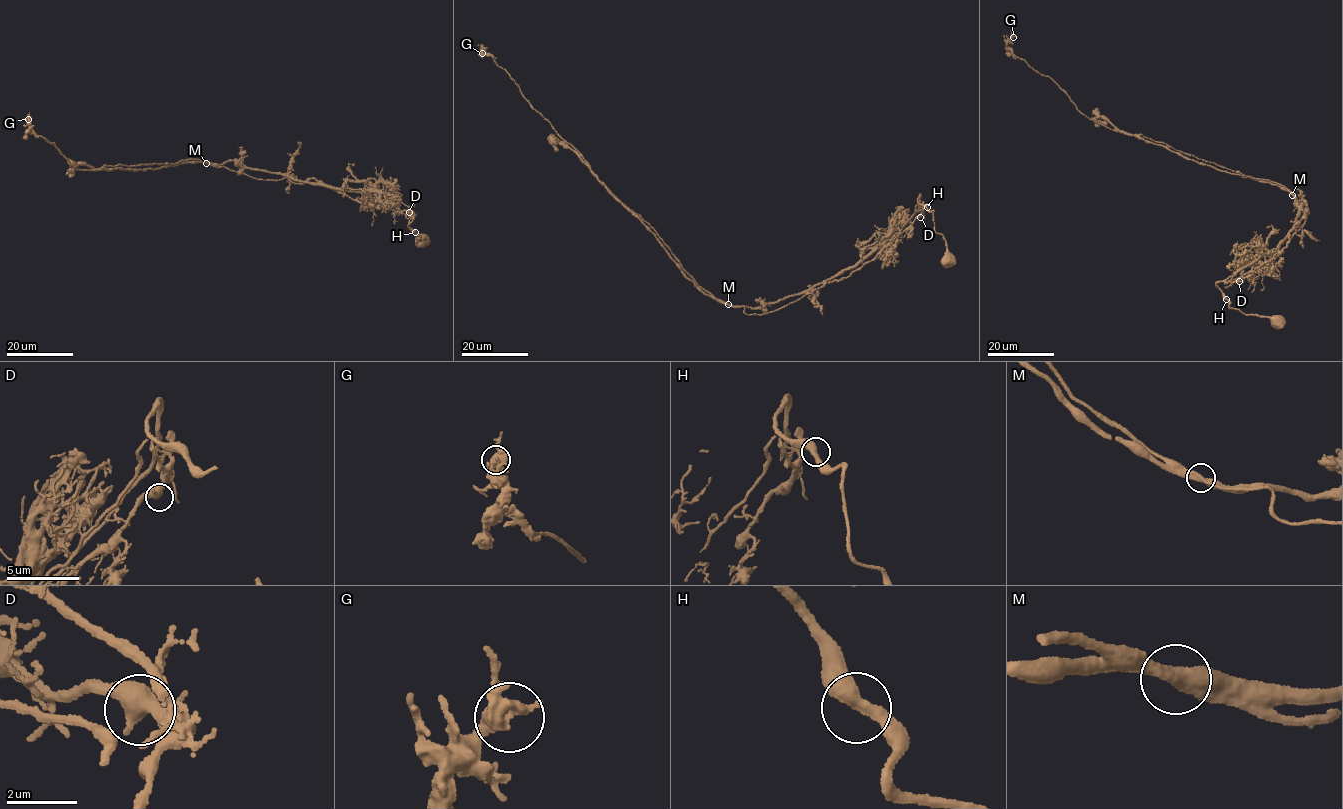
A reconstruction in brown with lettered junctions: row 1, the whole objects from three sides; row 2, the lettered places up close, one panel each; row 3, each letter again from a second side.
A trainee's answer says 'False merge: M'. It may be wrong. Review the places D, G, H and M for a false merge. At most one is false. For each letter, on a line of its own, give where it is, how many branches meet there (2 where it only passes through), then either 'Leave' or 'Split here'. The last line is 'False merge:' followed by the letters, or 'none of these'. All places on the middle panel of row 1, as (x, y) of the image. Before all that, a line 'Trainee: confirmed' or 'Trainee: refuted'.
Trainee: confirmed
D: Place: (920, 217). Branches: 2. Leave
G: Place: (482, 53). Branches: 2. Leave
H: Place: (927, 207). Branches: 2. Leave
M: Place: (728, 304). Branches: 2. Split here
False merge: M

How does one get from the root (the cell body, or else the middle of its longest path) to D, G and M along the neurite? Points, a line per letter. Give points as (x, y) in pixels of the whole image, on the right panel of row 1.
D: (1280, 322), (1283, 320), (1279, 317), (1244, 314), (1229, 306), (1216, 284), (1239, 281)
G: (1280, 322), (1232, 308), (1216, 284), (1283, 242), (1302, 201), (1088, 118), (1048, 77), (1012, 53), (1013, 37)
M: (1280, 322), (1279, 317), (1244, 314), (1232, 308), (1216, 284), (1283, 242), (1303, 202), (1292, 194)

